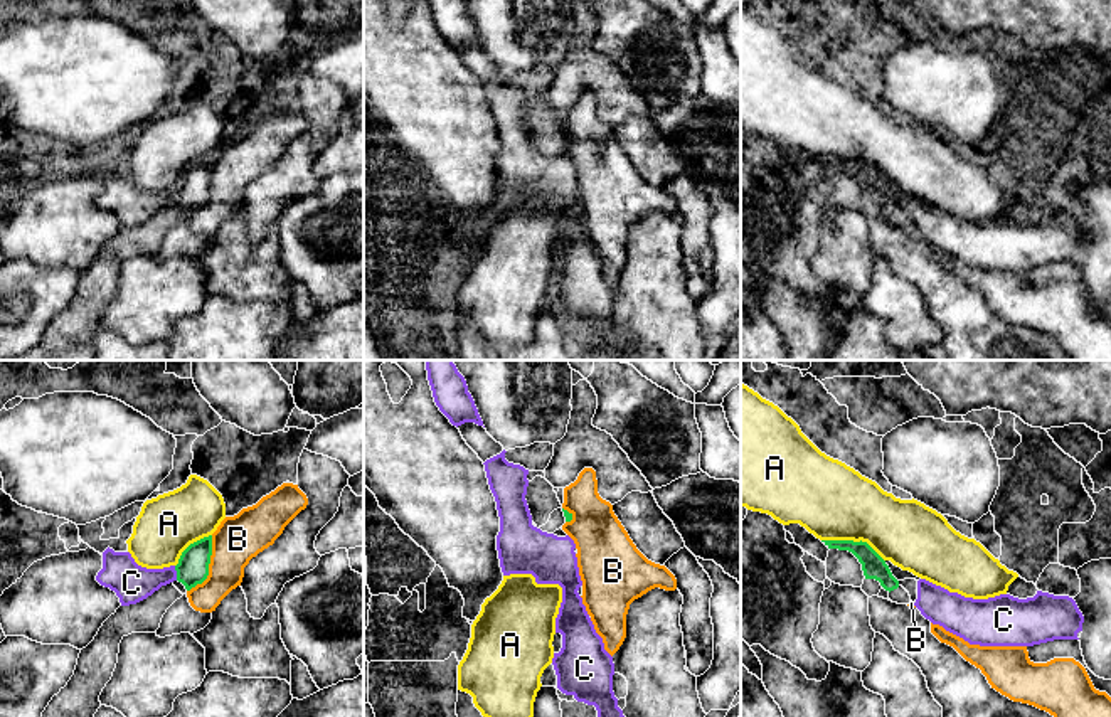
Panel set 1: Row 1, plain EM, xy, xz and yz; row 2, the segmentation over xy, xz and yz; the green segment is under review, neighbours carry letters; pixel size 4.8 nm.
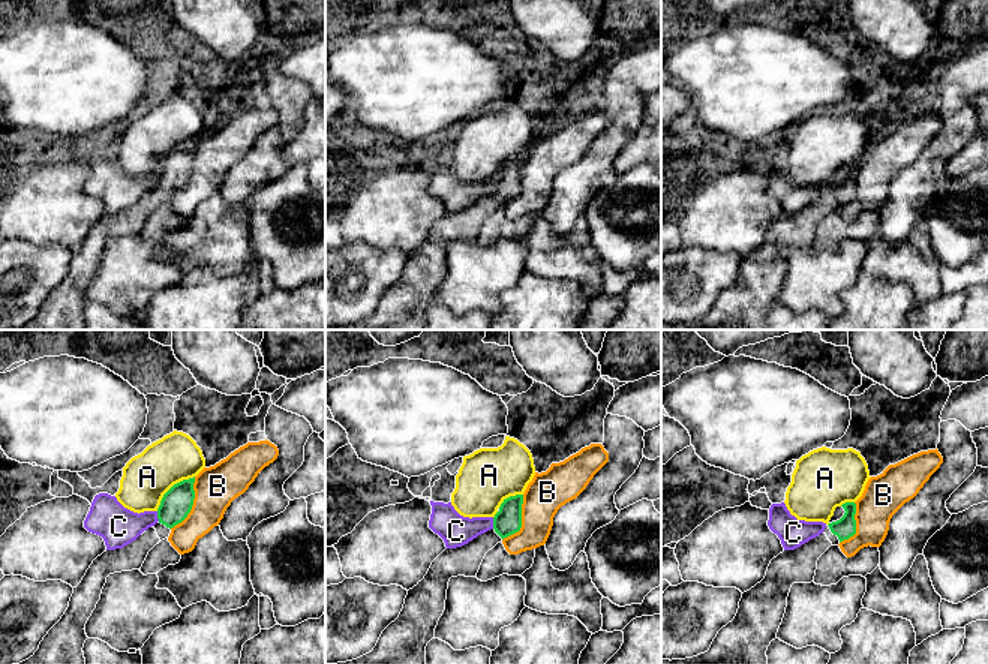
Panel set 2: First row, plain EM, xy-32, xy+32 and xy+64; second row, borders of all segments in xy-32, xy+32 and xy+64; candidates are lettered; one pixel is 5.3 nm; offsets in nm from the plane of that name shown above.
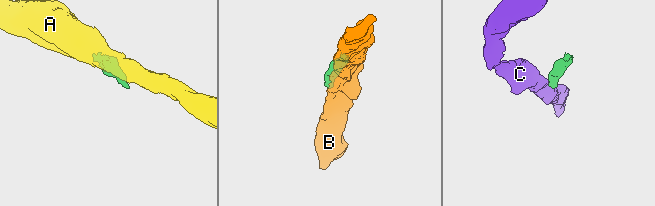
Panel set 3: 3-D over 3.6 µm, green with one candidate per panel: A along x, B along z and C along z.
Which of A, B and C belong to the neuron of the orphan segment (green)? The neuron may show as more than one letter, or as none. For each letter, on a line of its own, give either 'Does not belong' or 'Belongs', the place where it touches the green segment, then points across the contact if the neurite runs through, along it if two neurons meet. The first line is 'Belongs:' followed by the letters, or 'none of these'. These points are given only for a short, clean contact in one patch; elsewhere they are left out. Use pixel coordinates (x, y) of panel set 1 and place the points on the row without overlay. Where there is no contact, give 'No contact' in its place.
Belongs: none of these
A: Does not belong. Touches green at yz (852, 164)
B: Does not belong. Touches green at xy (207, 189)
C: Does not belong. Touches green at xy (177, 196). Boundary: xy (174, 189), (177, 202)

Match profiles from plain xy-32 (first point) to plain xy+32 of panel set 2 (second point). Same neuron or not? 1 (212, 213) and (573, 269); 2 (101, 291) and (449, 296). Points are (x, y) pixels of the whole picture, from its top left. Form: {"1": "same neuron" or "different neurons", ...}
{"1": "same neuron", "2": "same neuron"}

